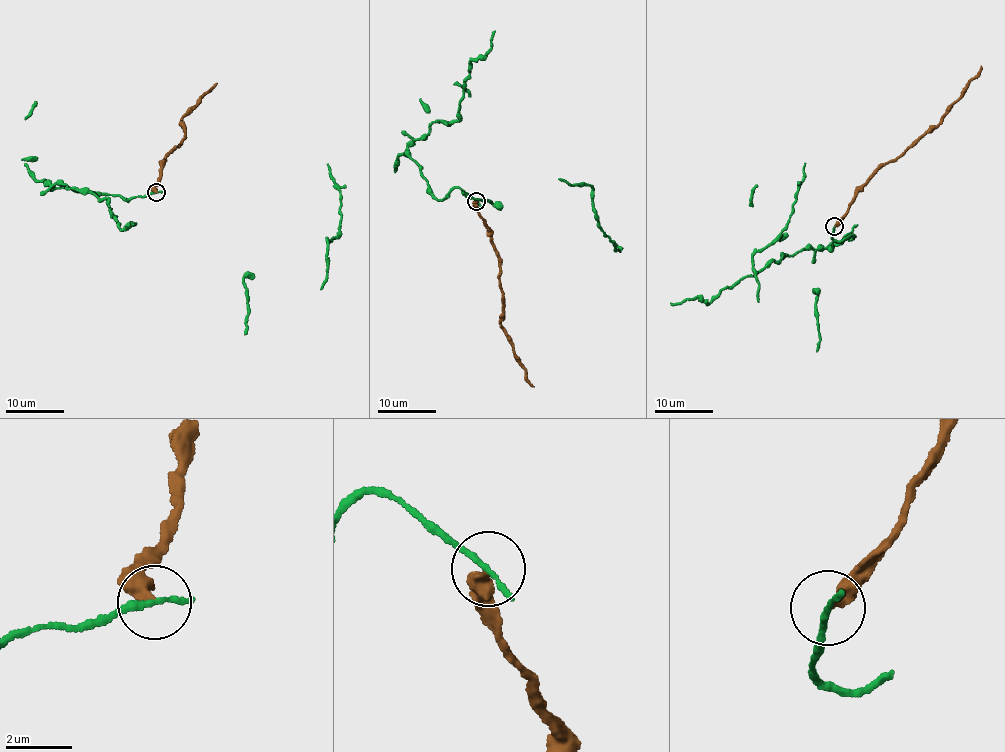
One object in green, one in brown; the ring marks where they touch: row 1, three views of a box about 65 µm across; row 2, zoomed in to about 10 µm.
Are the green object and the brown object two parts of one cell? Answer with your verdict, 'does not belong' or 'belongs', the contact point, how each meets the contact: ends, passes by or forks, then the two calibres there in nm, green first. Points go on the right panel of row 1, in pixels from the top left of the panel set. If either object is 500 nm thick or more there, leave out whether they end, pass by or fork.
does not belong; at (834, 226); green ends there; brown ends there; 240 nm thick on the green side, 280 nm on the other

